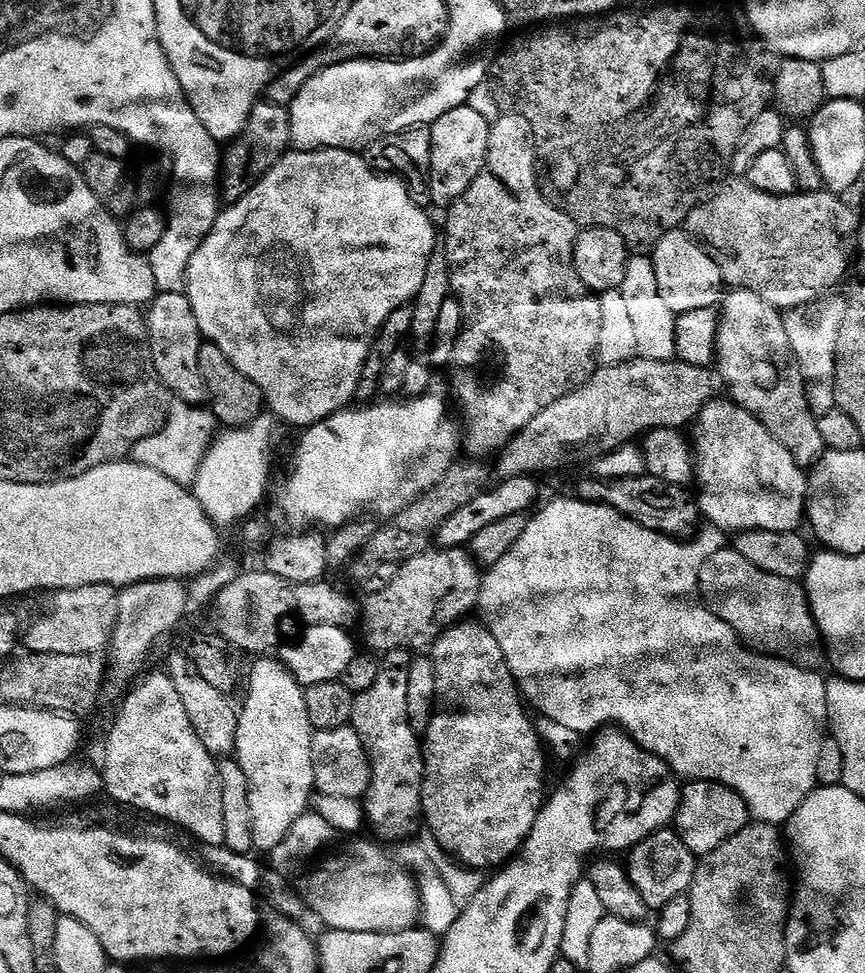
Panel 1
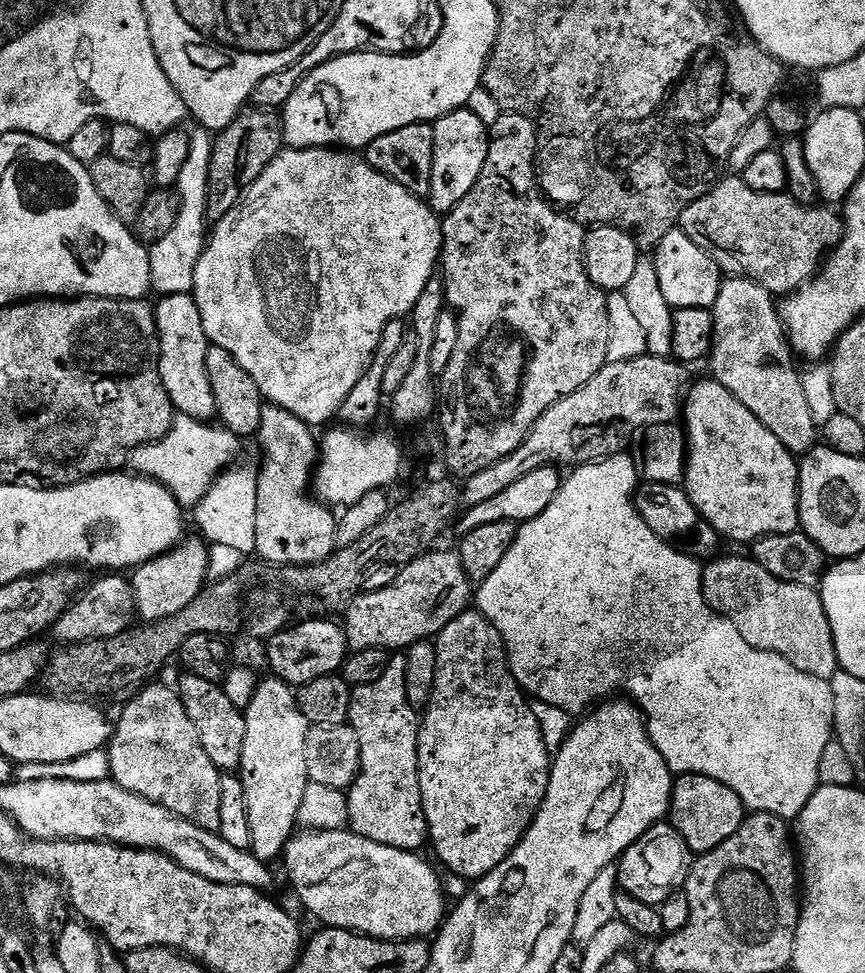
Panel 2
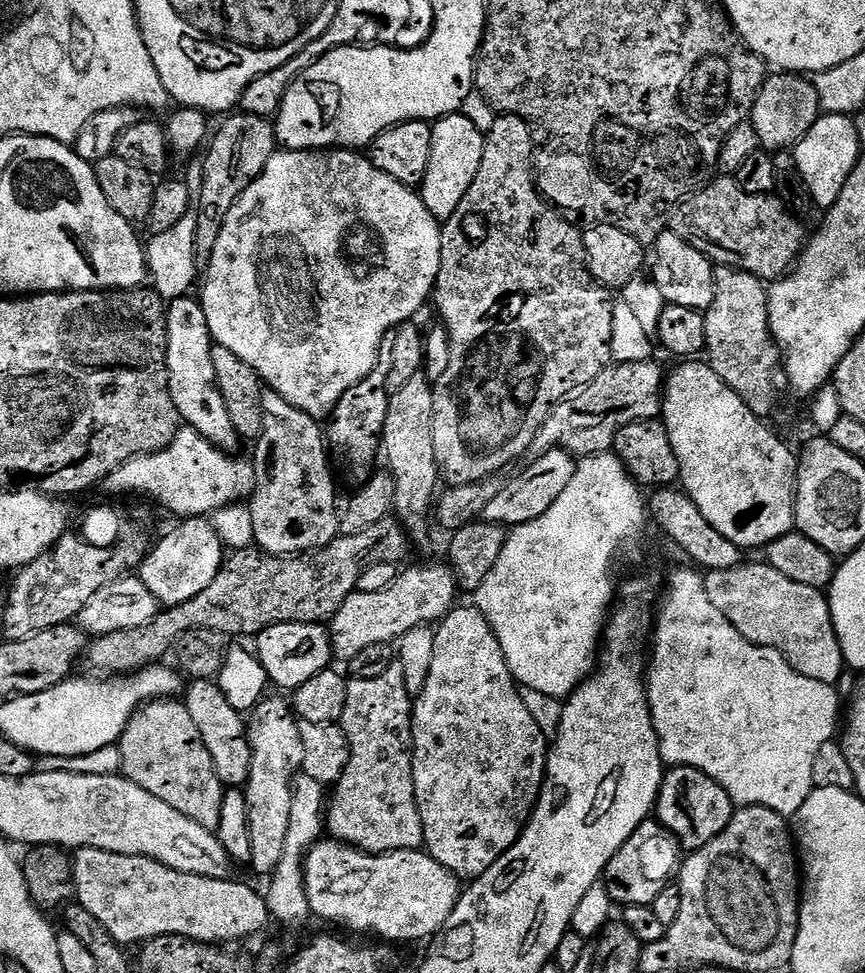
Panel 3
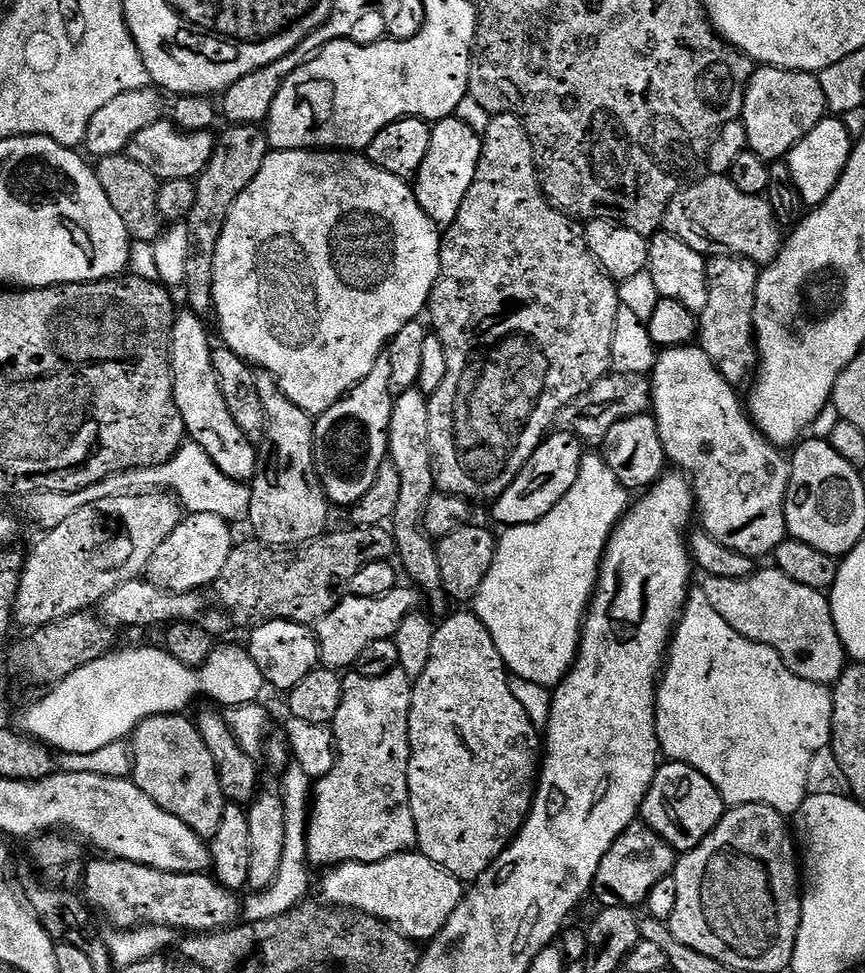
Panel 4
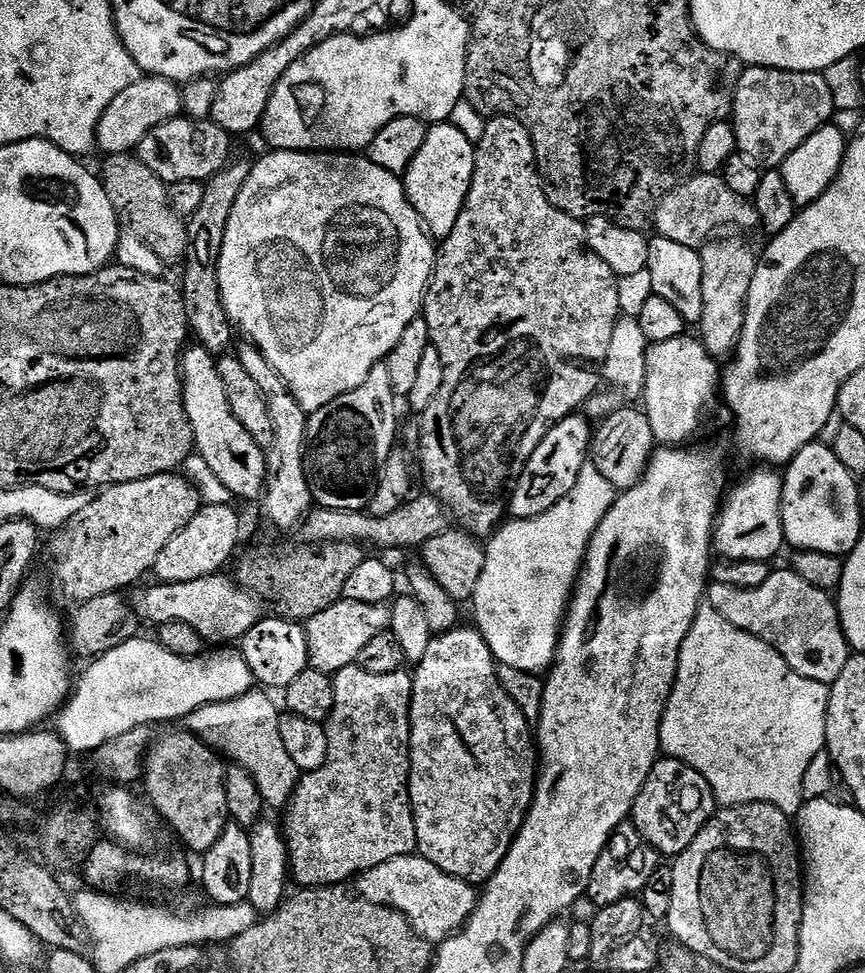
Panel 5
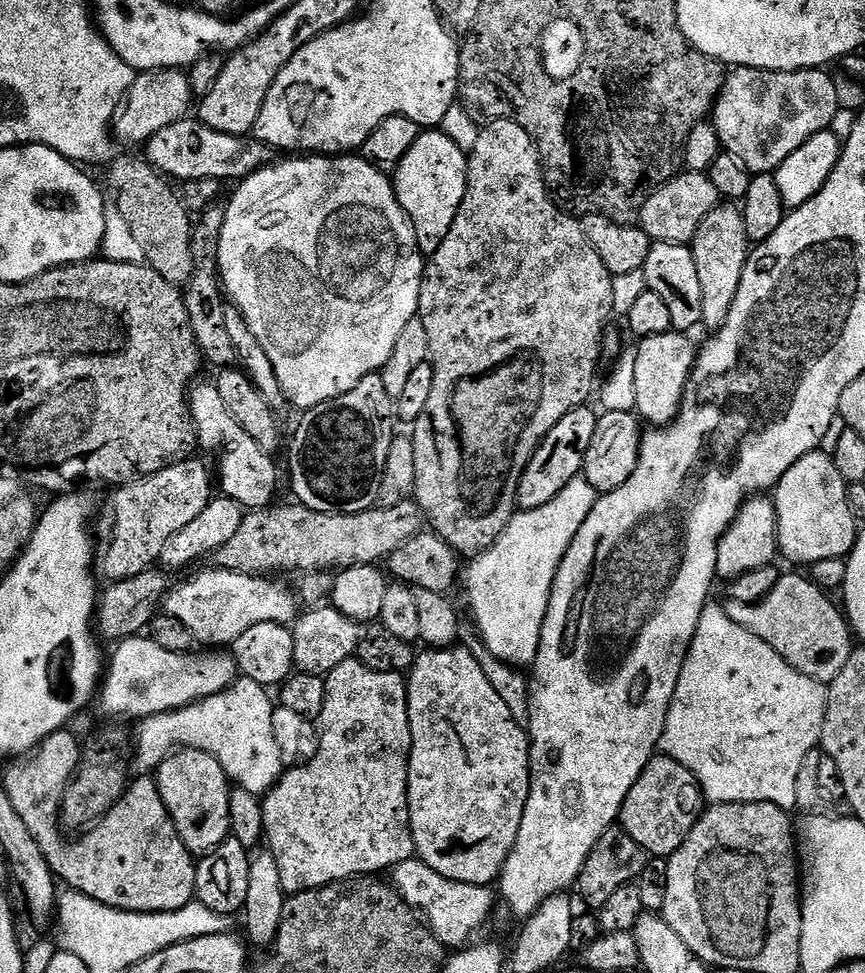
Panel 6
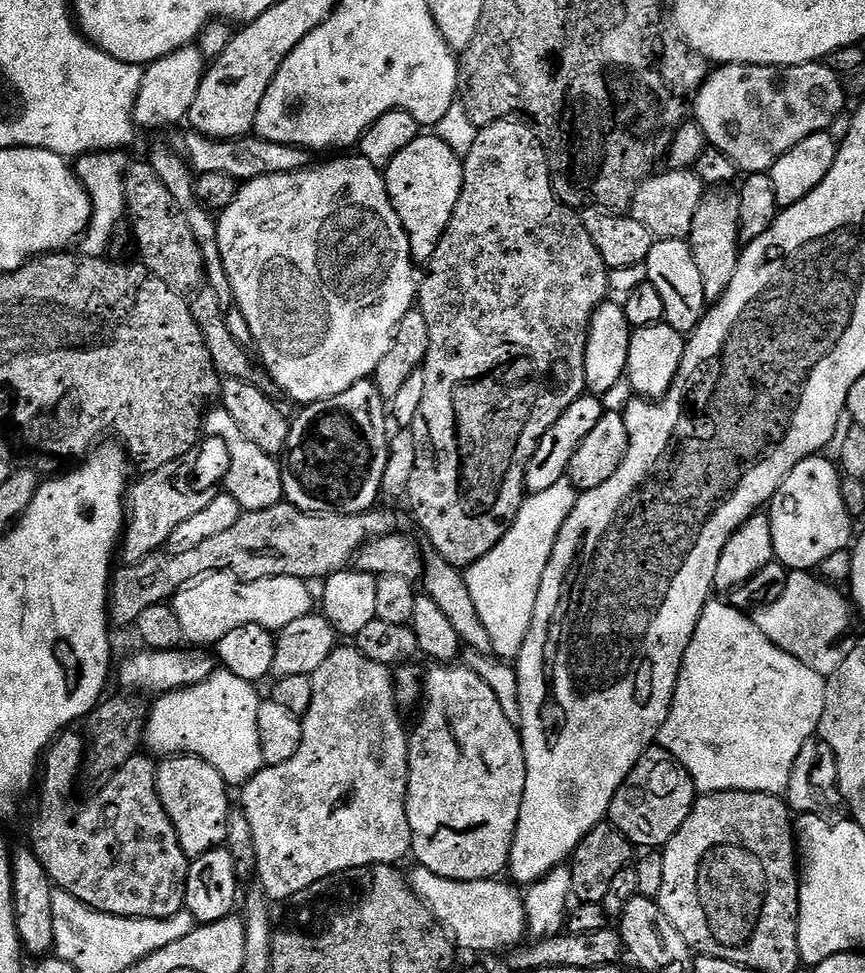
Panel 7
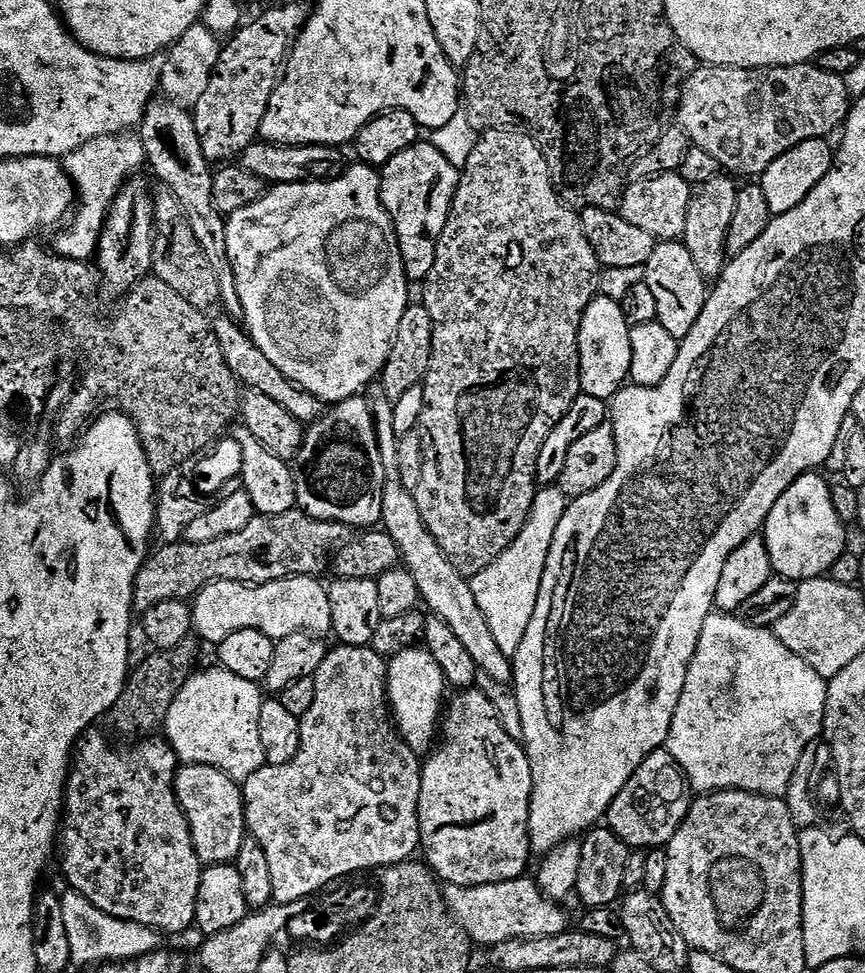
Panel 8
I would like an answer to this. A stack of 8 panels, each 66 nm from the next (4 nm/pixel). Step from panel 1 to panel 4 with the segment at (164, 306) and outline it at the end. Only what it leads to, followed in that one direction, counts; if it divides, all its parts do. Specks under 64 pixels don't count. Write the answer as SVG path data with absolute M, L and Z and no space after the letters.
M190 310L177 311L170 349L174 402L178 402L178 410L184 419L184 431L190 440L210 456L222 474L230 479L248 482L256 474L258 448L248 441L242 430L238 430L238 422L234 422L226 407L226 398L222 398L212 361L214 344L208 341L208 328L204 324L207 323Z

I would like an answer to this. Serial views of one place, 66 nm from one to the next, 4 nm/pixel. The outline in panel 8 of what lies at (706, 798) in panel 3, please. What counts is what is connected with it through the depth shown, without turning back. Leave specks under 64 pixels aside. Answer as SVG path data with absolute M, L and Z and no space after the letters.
M667 750L651 752L634 770L632 777L618 790L606 813L607 827L629 849L664 848L674 838L678 826L688 813L690 785L684 771L674 762Z

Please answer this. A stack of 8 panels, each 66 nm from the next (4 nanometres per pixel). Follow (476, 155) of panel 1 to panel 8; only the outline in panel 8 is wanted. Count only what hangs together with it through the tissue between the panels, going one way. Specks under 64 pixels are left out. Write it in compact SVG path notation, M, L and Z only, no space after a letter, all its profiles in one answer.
M418 142L387 160L380 172L380 200L400 235L404 268L412 282L428 279L436 257L436 243L448 221L460 172L431 142Z

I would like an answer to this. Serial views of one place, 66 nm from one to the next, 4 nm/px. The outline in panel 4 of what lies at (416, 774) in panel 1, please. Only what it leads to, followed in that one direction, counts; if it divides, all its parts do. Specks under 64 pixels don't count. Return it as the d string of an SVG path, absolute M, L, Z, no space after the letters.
M400 667L390 670L390 674L382 674L382 678L348 675L343 677L342 706L338 706L338 714L330 725L336 736L336 765L330 774L315 781L308 817L307 863L321 864L324 870L350 862L382 862L416 848L414 810L410 810L408 789L408 763L412 753L408 741L408 715L414 682Z

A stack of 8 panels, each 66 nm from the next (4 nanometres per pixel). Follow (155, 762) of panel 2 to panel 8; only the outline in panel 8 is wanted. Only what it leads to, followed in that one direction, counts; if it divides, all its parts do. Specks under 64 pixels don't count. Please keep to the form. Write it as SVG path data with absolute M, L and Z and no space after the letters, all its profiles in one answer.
M184 764L183 767L177 771L174 777L174 791L176 793L176 803L179 804L180 809L184 811L184 817L188 819L188 829L192 835L192 844L196 848L201 861L216 862L221 858L234 858L239 852L239 847L246 837L246 825L244 823L244 793L241 785L237 781L231 780L221 768L215 768L213 764Z

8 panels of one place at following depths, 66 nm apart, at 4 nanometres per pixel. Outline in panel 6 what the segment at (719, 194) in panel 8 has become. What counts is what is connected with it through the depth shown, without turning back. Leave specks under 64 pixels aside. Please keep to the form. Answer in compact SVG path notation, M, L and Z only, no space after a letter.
M721 203L698 226L691 245L694 266L698 266L698 283L702 285L702 324L708 330L721 328L730 314L734 294L738 292L738 282L742 280L742 270L748 261L750 241L746 234L743 211L735 203Z

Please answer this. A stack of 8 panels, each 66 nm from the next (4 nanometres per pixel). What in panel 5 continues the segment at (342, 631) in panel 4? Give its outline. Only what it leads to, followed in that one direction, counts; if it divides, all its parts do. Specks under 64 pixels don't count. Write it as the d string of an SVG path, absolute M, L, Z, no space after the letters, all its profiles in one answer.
M341 598L334 606L322 610L322 614L314 614L314 618L304 624L309 665L314 670L335 674L356 663L362 649L378 634L389 631L391 622L392 609L388 604L363 604Z

